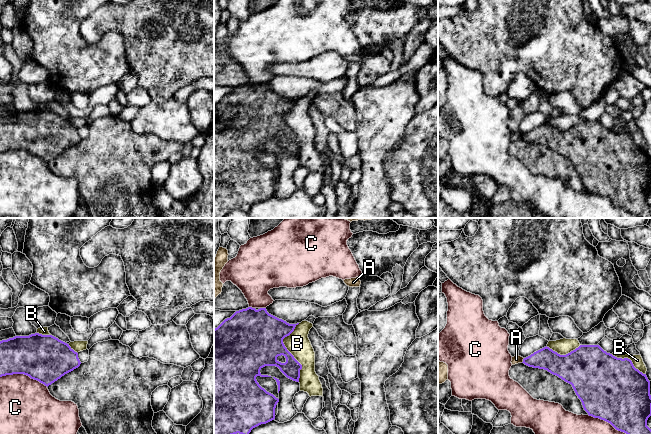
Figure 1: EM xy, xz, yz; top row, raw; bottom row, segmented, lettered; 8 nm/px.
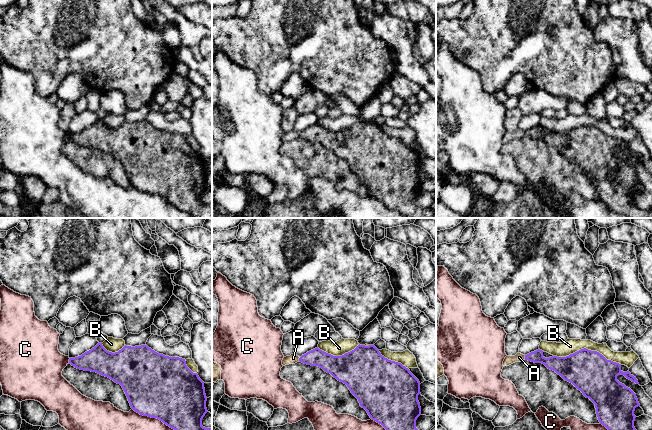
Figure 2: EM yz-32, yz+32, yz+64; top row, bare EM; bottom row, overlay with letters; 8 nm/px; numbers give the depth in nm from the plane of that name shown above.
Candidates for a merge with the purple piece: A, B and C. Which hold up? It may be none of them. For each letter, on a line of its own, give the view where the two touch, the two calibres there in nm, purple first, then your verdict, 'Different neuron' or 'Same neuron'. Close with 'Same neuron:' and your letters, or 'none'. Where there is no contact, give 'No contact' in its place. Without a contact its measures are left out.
A: Touches purple in yz. Thickness 170 nm (purple) against 60 nm. Different neuron
B: Touches purple in xz. Thickness 360 nm (purple) against 190 nm. Different neuron
C: Touches purple in xy. Thickness 380 nm (purple) against 420 nm. Different neuron
Same neuron: none

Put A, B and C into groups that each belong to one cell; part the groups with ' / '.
A / B / C

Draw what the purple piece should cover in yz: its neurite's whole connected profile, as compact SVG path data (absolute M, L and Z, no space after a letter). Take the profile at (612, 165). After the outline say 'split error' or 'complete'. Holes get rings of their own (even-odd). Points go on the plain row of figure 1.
M580 121L566 131L544 123L523 135L525 141L544 145L572 161L589 192L610 199L640 218L651 218L647 196L651 192L650 157L628 134L617 134L599 121Z; complete

